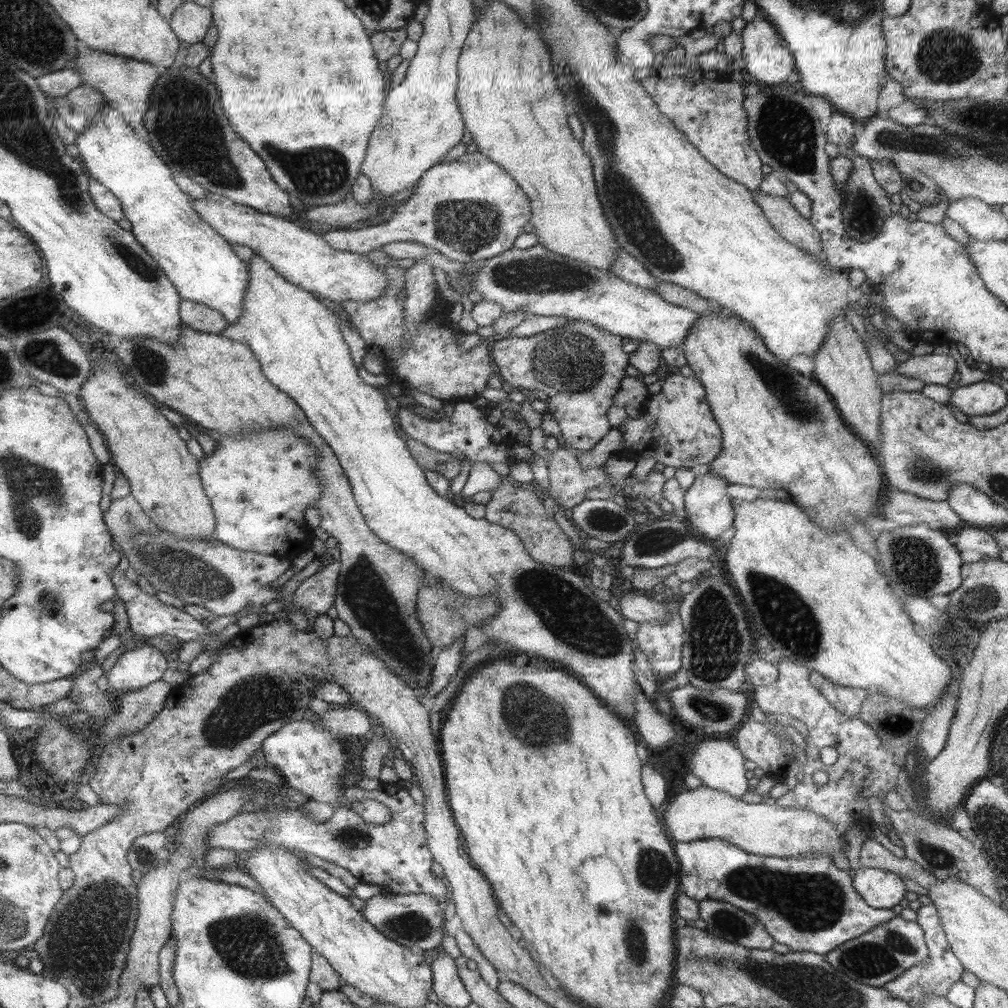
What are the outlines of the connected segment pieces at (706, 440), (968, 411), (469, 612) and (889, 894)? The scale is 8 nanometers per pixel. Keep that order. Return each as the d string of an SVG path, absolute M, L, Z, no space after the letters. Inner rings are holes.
M679 373L666 374L659 383L659 390L647 395L647 403L644 408L633 415L629 414L621 424L615 427L621 434L623 444L613 455L621 459L626 457L635 460L653 458L655 462L660 462L664 466L698 471L722 452L722 431L707 403L705 388L697 379L682 376Z
M978 381L964 386L951 387L948 406L956 408L965 416L993 414L1007 404L1003 387L989 381Z
M425 573L425 581L418 588L417 602L415 602L415 615L418 616L419 625L423 627L427 641L431 643L432 655L449 645L453 645L457 639L464 639L465 631L469 627L479 627L481 622L489 621L497 613L497 602L491 595L486 599L461 598L461 595L454 593L451 587L446 587L443 581L428 576ZM449 608L451 610L449 610Z
M863 866L855 870L854 888L875 909L890 909L905 892L897 874Z

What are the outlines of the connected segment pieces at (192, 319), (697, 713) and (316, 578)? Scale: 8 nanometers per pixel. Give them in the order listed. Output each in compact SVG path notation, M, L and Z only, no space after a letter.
M181 299L180 313L185 325L204 333L223 334L230 326L222 312L194 300Z
M689 684L680 687L671 685L668 694L672 710L681 720L693 728L699 728L703 734L717 738L727 738L729 734L734 734L739 724L746 719L743 712L749 710L751 700L749 689L737 692L725 688L705 691L697 690Z
M335 561L306 578L294 593L295 604L305 610L305 619L315 621L334 604L340 564Z

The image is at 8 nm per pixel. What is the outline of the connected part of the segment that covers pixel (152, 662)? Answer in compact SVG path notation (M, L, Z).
M144 645L141 648L129 649L119 656L106 678L109 689L128 693L147 688L162 680L168 669L168 656L153 646Z

